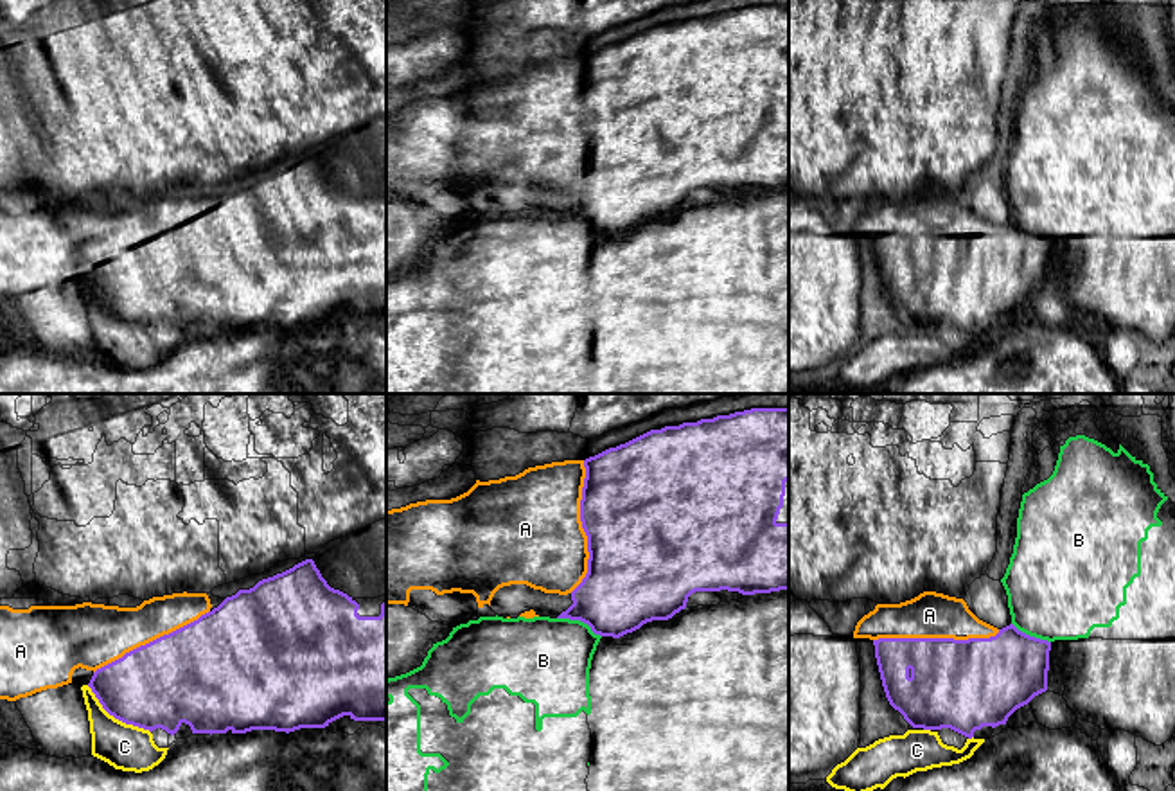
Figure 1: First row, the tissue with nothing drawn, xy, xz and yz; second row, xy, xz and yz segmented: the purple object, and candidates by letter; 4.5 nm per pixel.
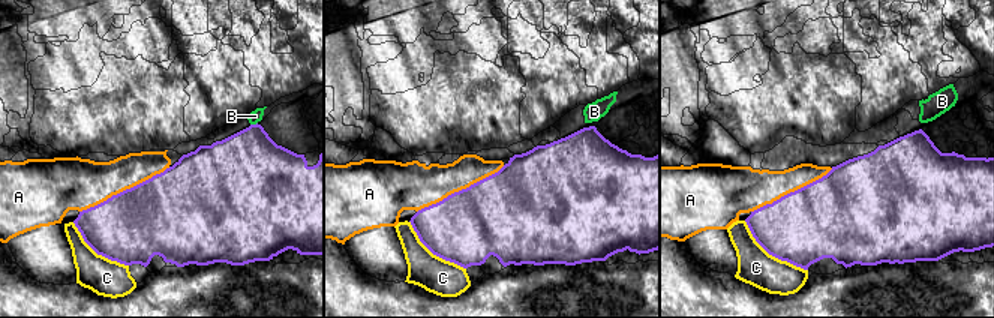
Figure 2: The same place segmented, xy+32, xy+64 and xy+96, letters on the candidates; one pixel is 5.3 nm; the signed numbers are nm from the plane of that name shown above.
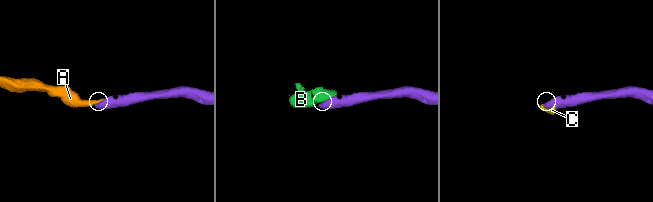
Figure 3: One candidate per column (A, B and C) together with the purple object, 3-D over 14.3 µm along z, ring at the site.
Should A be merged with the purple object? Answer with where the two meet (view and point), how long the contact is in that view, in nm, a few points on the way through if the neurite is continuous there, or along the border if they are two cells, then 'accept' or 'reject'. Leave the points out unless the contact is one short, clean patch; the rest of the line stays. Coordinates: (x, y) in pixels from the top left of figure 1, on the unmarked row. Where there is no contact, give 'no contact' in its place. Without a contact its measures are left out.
contact xz (583, 124); length 600 nm; accept

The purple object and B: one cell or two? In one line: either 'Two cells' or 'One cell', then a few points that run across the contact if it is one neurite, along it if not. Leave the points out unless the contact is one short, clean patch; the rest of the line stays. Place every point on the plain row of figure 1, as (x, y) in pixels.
Two cells

